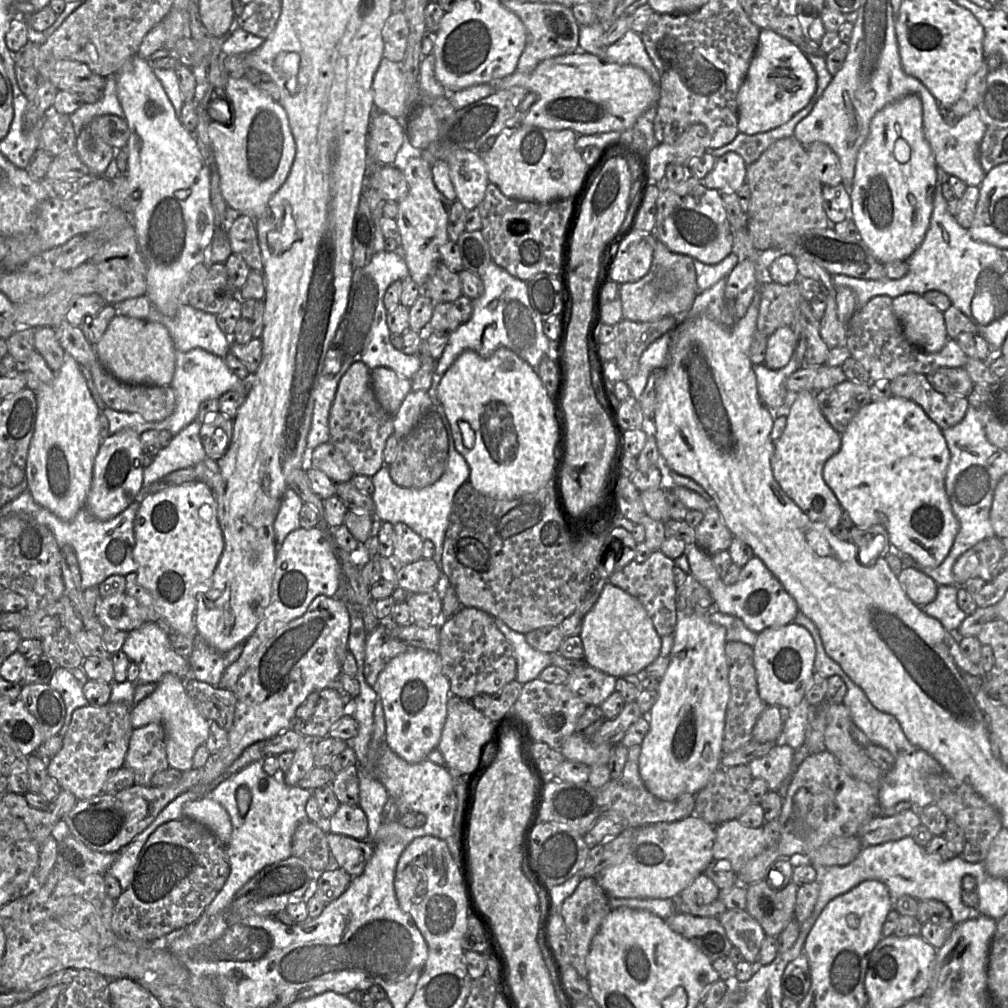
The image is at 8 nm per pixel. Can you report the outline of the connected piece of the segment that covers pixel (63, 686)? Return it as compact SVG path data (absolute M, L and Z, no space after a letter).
M58 667L50 679L49 685L60 693L66 706L64 725L59 732L59 736L64 736L74 711L88 705L83 693L83 683L73 675L71 670Z

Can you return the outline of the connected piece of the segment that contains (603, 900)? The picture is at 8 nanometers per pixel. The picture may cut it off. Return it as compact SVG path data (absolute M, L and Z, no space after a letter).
M593 877L583 878L573 894L565 899L559 909L568 933L570 965L585 979L587 978L586 958L591 941L611 910L609 896Z

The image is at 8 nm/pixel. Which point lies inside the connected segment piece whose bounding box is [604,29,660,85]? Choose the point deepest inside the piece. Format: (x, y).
(629, 50)

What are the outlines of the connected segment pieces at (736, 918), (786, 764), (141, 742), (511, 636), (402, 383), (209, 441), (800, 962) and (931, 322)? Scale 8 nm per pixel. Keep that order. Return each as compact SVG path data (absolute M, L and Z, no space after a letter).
M727 910L720 918L732 945L740 950L745 961L757 965L759 951L766 934L746 910Z
M777 744L771 751L764 757L754 759L748 763L748 767L754 779L763 779L767 782L770 791L778 791L783 782L789 781L794 773L793 757L795 749L787 744Z
M149 723L133 730L124 765L133 771L134 784L147 786L156 773L170 768L161 724Z
M494 618L494 621L512 646L516 660L516 681L524 685L537 679L546 667L552 665L550 654L534 649L524 634L512 630L498 618Z
M385 366L372 369L370 376L378 402L388 414L393 416L405 397L412 391L411 379Z
M218 412L206 420L200 438L207 457L220 460L228 451L233 437L234 419Z
M802 953L786 966L781 978L781 988L784 997L800 1003L807 995L810 986L809 960L807 955Z
M915 293L893 298L892 308L913 346L928 353L942 349L948 339L942 311Z

